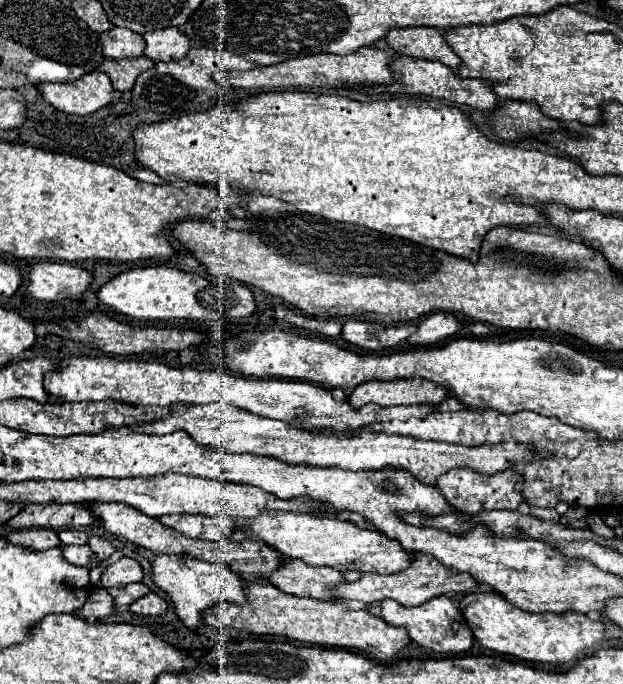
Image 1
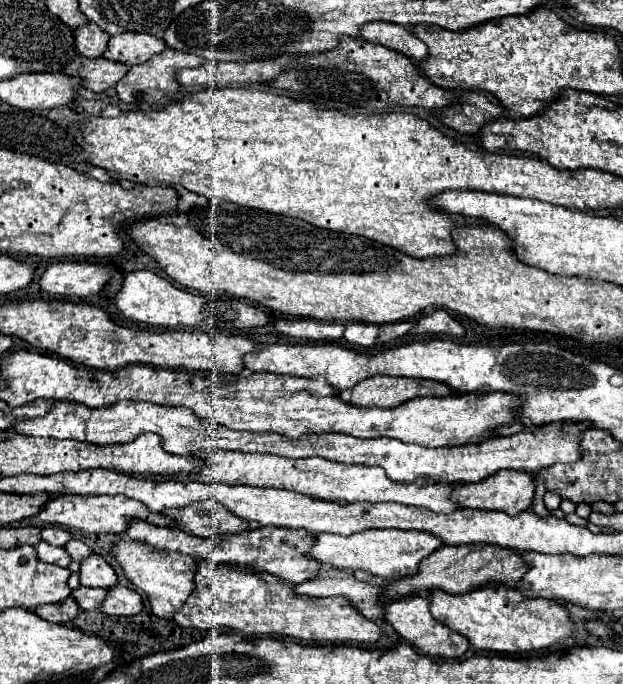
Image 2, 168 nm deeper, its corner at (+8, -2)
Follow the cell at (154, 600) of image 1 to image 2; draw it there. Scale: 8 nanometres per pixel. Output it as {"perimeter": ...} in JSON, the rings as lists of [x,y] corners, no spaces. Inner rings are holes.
{"perimeter":[[[116,584],[108,590],[108,596],[102,602],[100,610],[110,616],[132,616],[142,610],[142,600],[138,592]]]}

